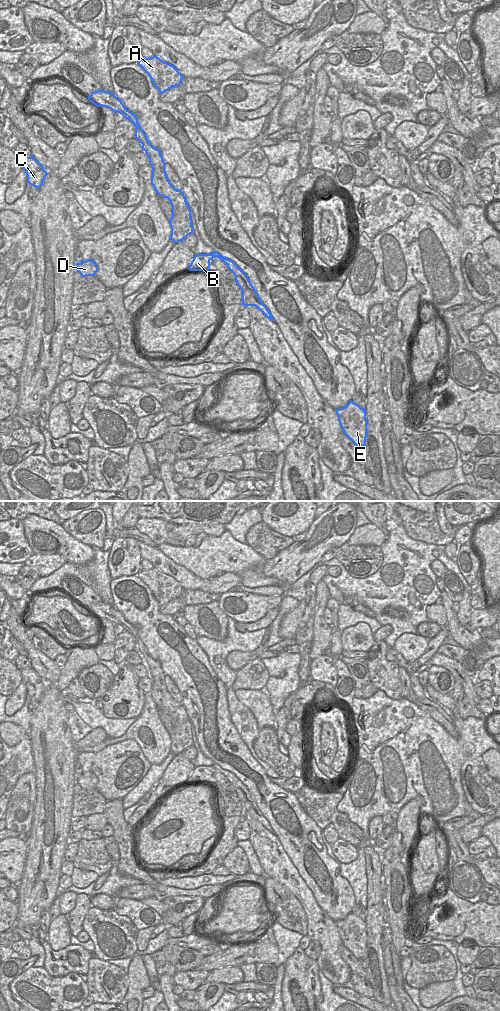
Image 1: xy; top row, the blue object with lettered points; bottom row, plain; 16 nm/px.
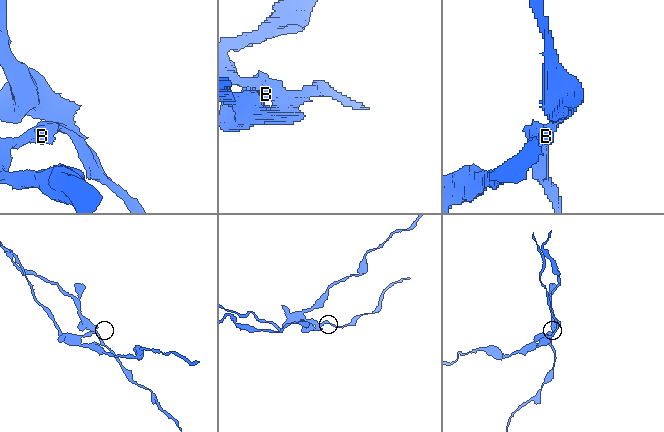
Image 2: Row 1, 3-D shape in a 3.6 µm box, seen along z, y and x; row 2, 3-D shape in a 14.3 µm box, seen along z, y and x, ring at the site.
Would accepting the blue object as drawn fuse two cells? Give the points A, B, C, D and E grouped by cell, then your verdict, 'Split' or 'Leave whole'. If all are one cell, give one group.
Groups: A E / B C D. Split

